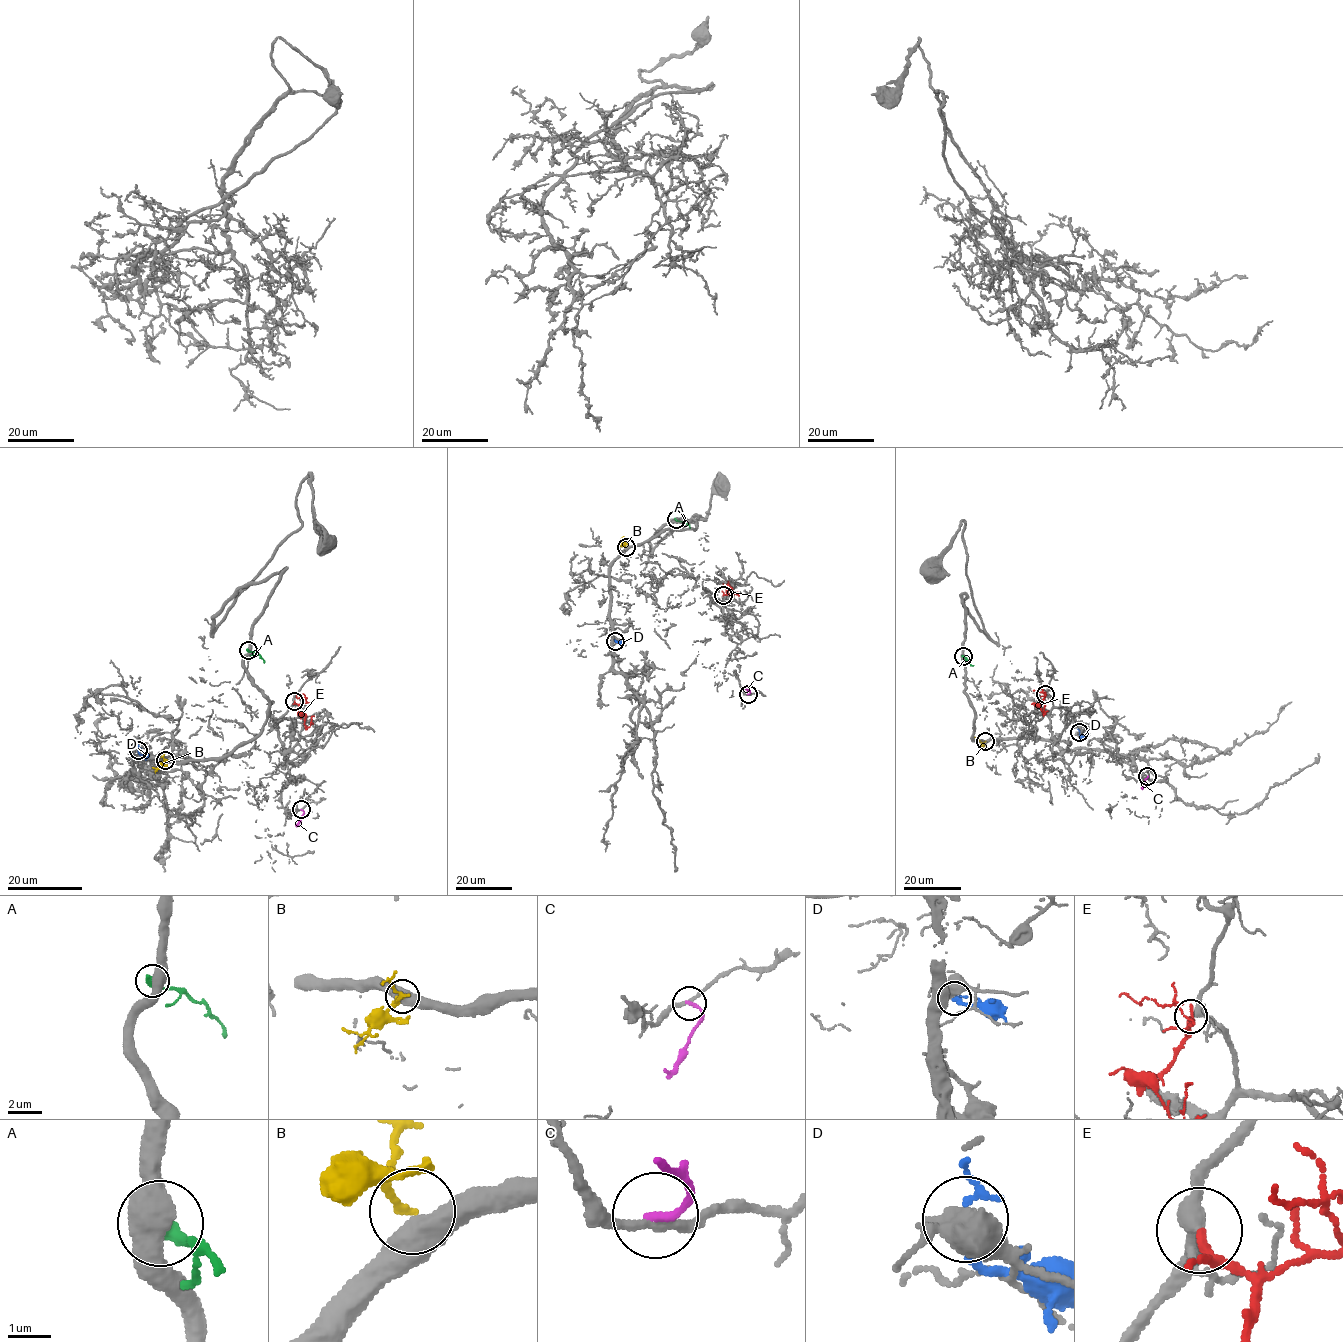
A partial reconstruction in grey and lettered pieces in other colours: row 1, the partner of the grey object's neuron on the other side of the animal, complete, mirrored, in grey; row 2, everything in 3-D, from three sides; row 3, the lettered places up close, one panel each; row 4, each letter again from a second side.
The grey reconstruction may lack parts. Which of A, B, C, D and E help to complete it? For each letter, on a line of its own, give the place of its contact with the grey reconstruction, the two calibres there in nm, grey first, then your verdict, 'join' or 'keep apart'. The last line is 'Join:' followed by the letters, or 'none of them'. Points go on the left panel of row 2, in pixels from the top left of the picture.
A: contact (248, 650); calibres 600 and 420 nm; keep apart
B: contact (165, 760); calibres 500 and 200 nm; keep apart
C: contact (301, 809); calibres 200 and 200 nm; keep apart
D: contact (138, 750); calibres 500 and 150 nm; keep apart
E: contact (294, 701); calibres 360 and 150 nm; join
Join: E

